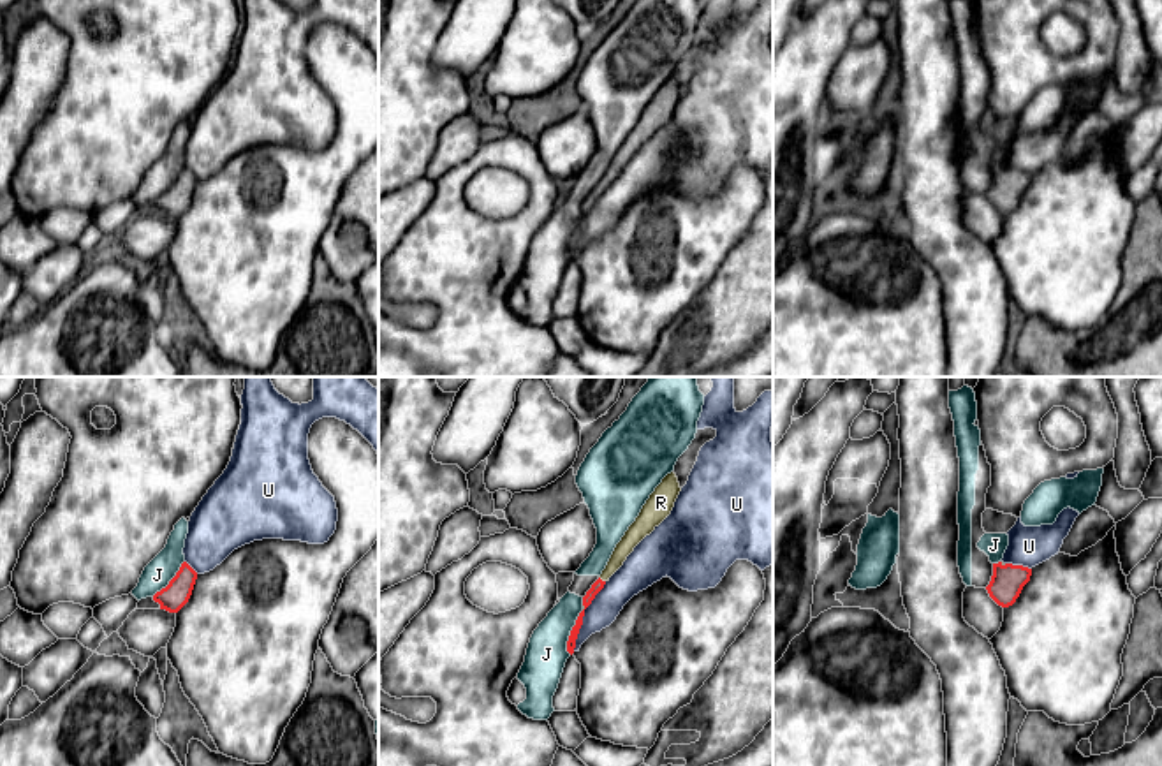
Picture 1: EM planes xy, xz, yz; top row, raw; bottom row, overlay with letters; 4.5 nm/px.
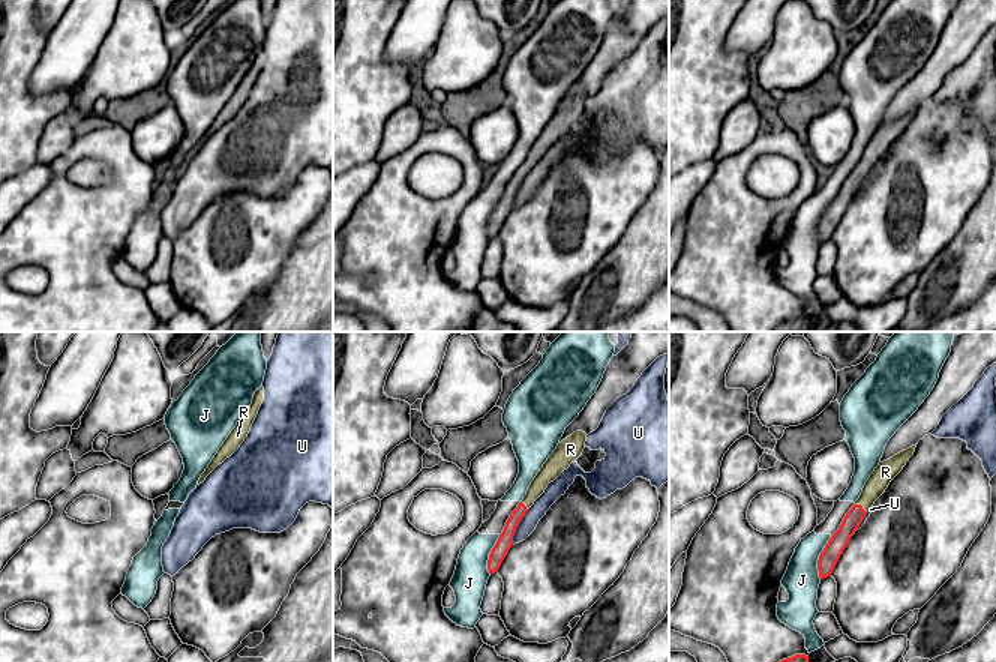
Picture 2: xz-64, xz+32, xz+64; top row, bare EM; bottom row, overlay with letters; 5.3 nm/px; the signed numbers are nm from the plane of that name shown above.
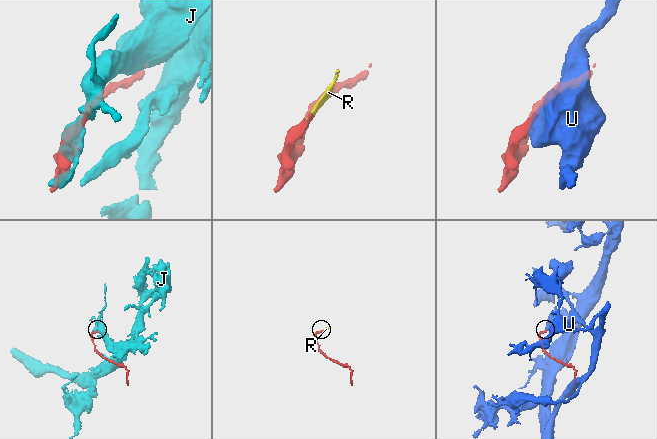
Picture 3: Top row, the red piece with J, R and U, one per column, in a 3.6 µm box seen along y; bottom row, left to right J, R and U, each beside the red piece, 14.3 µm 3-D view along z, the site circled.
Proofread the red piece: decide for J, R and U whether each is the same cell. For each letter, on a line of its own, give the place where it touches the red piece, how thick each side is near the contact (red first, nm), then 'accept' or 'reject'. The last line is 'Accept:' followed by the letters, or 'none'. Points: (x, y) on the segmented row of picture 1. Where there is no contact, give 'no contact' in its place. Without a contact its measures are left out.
J: xz (571, 633) | 50/190 nm | reject
R: xz (601, 580) | 50/80 nm | accept
U: xz (583, 615) | 50/140 nm | reject
Accept: R

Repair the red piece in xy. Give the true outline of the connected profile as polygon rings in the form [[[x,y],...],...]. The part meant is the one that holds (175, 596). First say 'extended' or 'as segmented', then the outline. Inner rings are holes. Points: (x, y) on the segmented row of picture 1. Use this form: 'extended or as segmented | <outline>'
as segmented | [[[183,562],[169,585],[153,595],[153,600],[160,604],[160,609],[178,613],[188,602],[195,579],[197,572]]]

